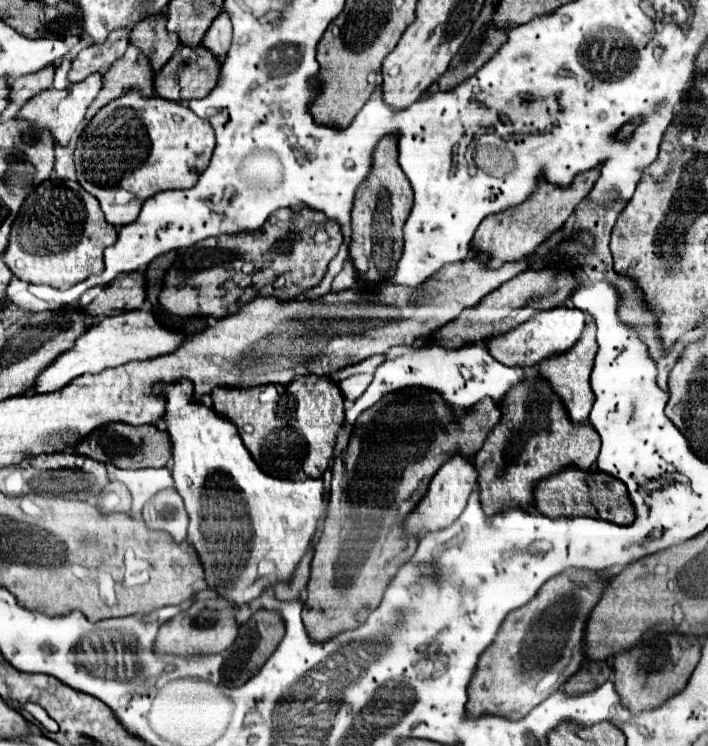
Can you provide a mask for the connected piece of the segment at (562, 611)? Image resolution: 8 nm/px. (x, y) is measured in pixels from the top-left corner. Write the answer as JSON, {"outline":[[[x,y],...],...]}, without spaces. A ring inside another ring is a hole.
{"outline":[[[566,570],[558,578],[548,580],[534,600],[512,610],[502,622],[494,642],[480,654],[478,668],[468,686],[466,714],[472,718],[492,714],[520,720],[562,688],[582,666],[584,624],[604,586],[606,580],[596,578],[594,572]]]}

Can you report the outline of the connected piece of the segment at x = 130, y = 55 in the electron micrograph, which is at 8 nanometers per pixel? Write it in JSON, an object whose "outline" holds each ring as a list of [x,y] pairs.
{"outline":[[[128,48],[120,60],[108,68],[108,72],[102,78],[102,90],[90,104],[86,112],[86,122],[92,120],[92,116],[104,108],[110,100],[116,100],[118,96],[126,94],[128,90],[140,92],[144,98],[154,96],[154,84],[152,84],[154,72],[150,72],[150,64],[146,64],[146,56],[138,54],[136,48]]]}

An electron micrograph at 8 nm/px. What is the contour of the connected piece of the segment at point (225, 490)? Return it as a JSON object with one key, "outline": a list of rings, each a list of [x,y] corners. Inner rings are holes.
{"outline":[[[178,382],[168,388],[164,424],[172,438],[174,488],[182,496],[190,516],[186,542],[198,552],[208,588],[216,590],[218,596],[226,598],[228,602],[234,602],[234,606],[242,606],[256,600],[266,588],[272,588],[278,582],[288,582],[298,562],[306,554],[320,518],[324,516],[324,480],[308,478],[304,482],[292,482],[266,476],[254,464],[234,424],[218,416],[214,408],[192,402],[190,382]]]}

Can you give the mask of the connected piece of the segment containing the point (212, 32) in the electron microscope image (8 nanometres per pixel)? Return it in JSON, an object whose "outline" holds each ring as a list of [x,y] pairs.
{"outline":[[[222,12],[214,24],[210,26],[210,30],[206,32],[202,44],[206,50],[212,52],[214,58],[218,58],[220,62],[226,58],[228,50],[230,50],[230,40],[232,40],[232,28],[230,28],[230,18]]]}

